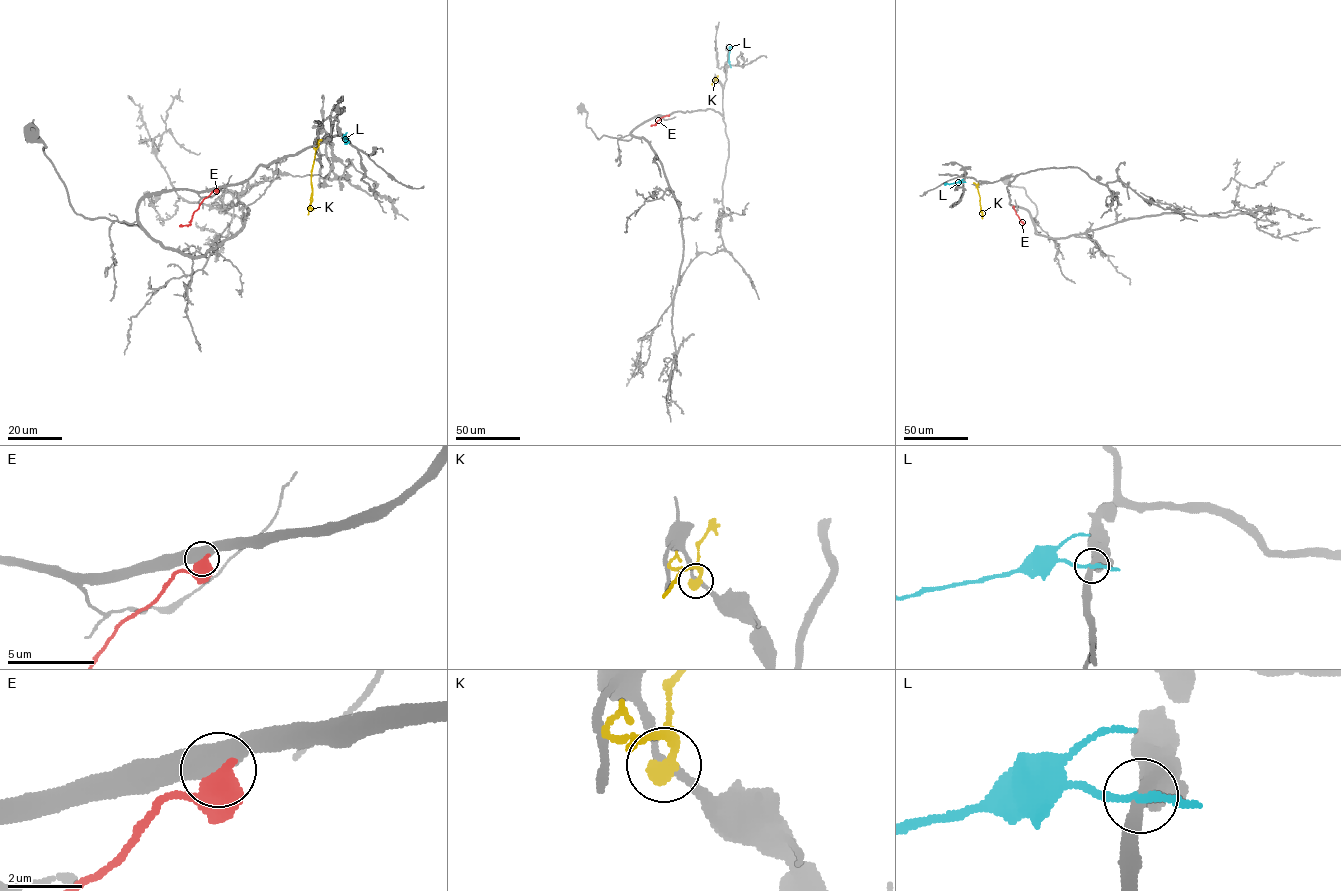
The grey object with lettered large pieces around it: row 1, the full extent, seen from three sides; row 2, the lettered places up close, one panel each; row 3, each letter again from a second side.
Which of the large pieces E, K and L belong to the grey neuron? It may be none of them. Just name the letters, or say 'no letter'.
no letter

